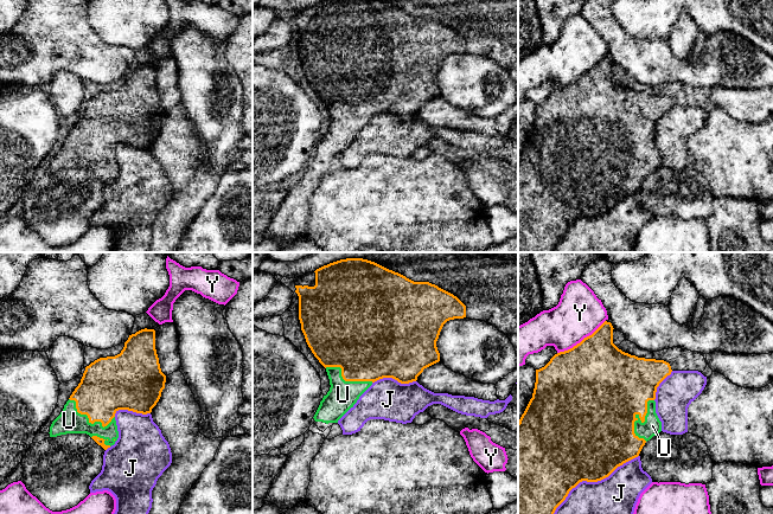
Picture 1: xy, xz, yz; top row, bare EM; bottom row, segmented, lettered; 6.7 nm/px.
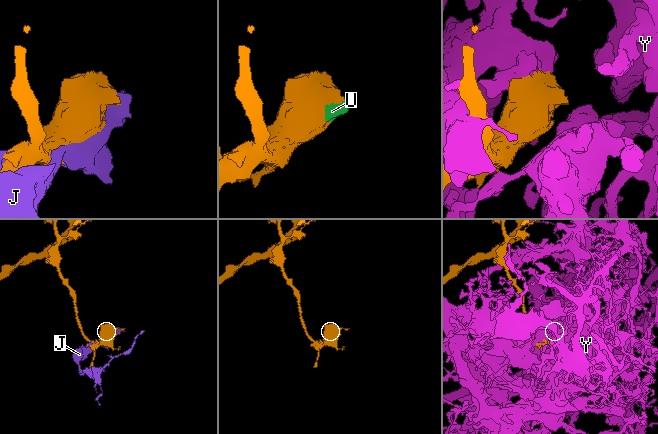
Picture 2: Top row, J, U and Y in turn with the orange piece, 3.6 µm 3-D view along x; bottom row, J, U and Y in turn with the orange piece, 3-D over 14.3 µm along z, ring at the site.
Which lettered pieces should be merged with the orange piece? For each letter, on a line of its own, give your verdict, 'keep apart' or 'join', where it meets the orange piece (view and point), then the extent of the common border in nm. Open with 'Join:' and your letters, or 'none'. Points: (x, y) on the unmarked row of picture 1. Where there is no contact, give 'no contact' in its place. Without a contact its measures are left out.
Join: U
J: keep apart; contact yz (591, 216); length 750 nm
U: join; contact yz (640, 154); length 300 nm
Y: keep apart; contact yz (582, 75); length 400 nm

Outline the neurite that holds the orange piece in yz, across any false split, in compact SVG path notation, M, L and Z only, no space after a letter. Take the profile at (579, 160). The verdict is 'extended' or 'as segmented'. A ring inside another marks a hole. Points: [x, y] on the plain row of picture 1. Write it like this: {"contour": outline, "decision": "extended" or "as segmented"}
{"contour": "M605 56L592 70L573 83L555 89L544 102L536 104L532 133L518 156L518 252L552 252L556 243L580 217L598 217L608 212L618 201L638 192L645 178L662 166L654 134L657 122L671 109L671 101L664 95L638 92L622 86L613 78L613 64L612 58Z", "decision": "extended"}

